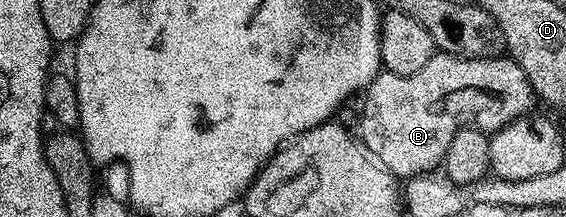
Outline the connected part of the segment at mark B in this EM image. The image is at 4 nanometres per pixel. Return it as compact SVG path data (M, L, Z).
M433 53L430 63L414 75L399 77L381 71L363 92L364 105L356 121L354 133L365 149L397 179L407 179L418 173L433 172L443 162L450 139L465 127L475 126L491 135L514 119L533 112L534 94L522 67L507 55L495 57L456 57L453 53Z

